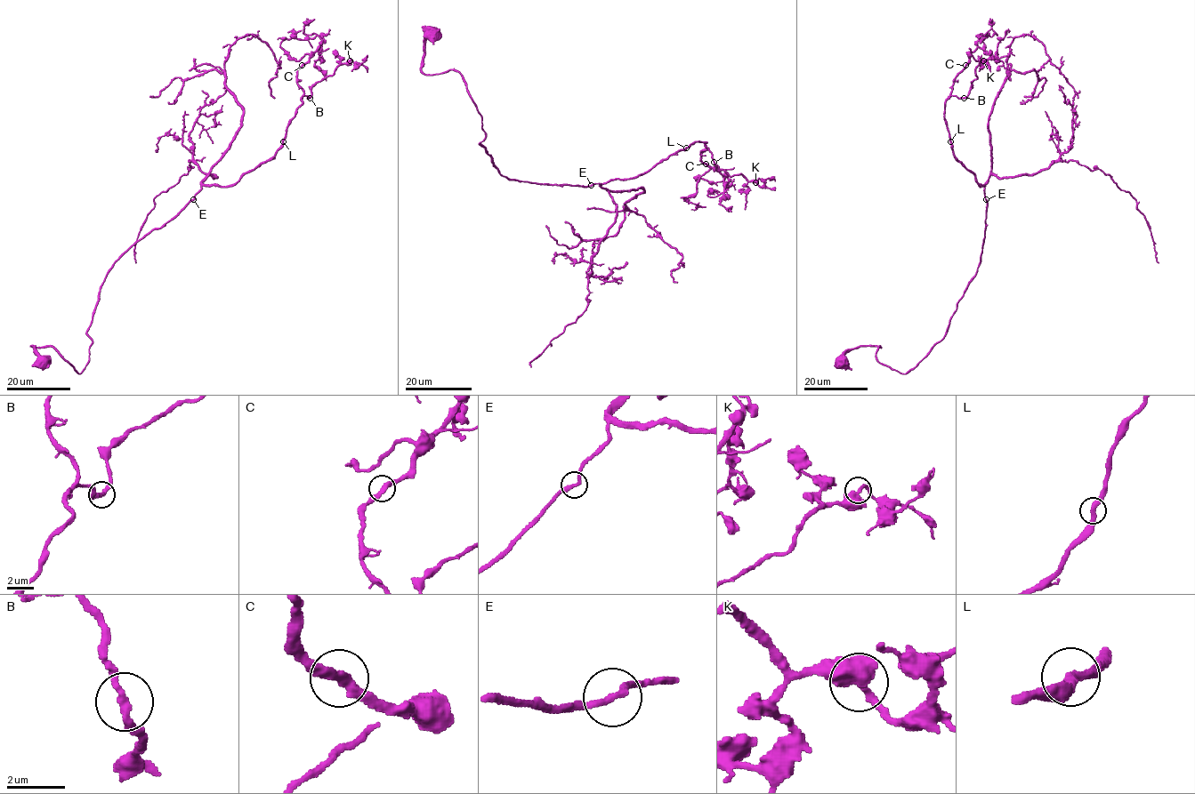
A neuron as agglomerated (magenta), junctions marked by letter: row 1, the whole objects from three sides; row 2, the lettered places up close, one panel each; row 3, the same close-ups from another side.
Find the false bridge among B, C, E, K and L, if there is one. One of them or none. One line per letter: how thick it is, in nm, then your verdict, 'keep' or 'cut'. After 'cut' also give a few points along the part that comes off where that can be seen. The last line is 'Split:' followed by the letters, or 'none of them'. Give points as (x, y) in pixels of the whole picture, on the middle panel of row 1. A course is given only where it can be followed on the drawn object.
B: calibre 240 nm; keep
C: calibre 320 nm; keep
E: calibre 240 nm; keep
K: calibre 440 nm; keep
L: calibre 360 nm; keep
Split: none of them

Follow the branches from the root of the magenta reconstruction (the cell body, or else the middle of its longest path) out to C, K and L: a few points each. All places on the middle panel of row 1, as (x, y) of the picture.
C: (434, 33), (422, 70), (462, 76), (503, 176), (634, 179), (696, 141), (706, 164)
K: (434, 33), (422, 70), (462, 76), (503, 176), (606, 183), (706, 141), (716, 169), (755, 182)
L: (434, 33), (422, 70), (462, 76), (481, 117), (479, 143), (503, 176), (590, 186), (634, 179), (685, 148)

